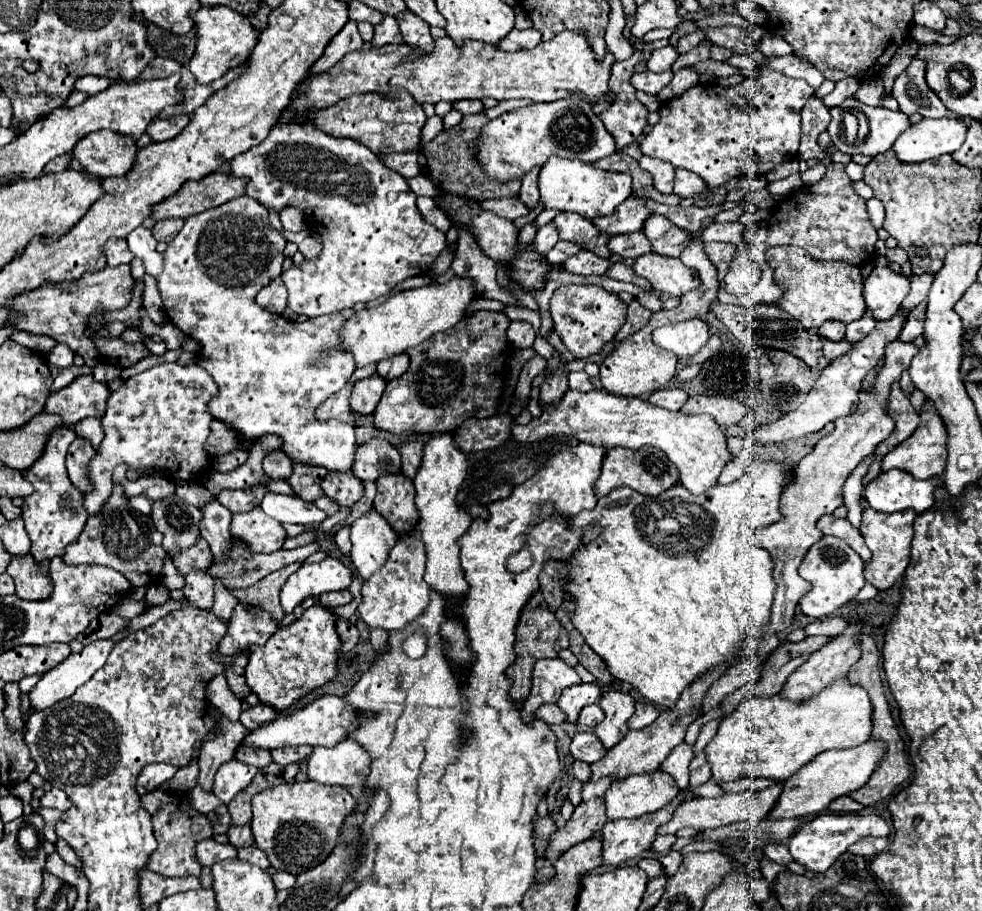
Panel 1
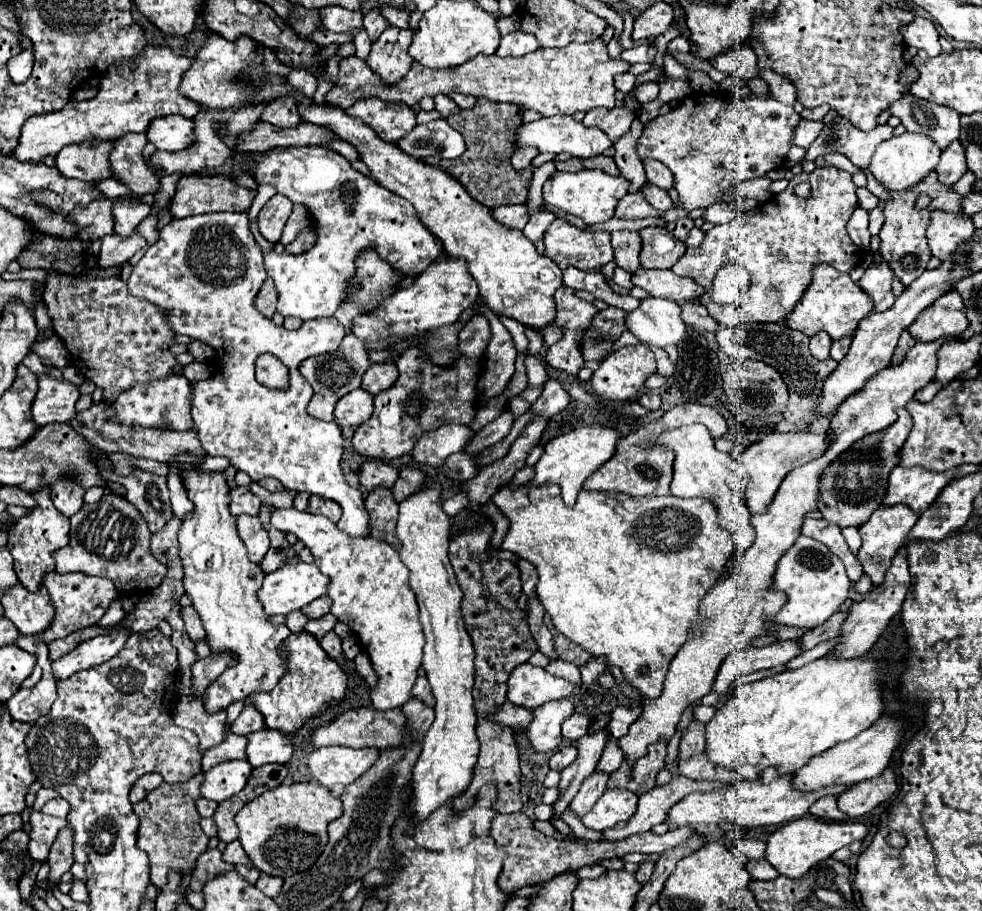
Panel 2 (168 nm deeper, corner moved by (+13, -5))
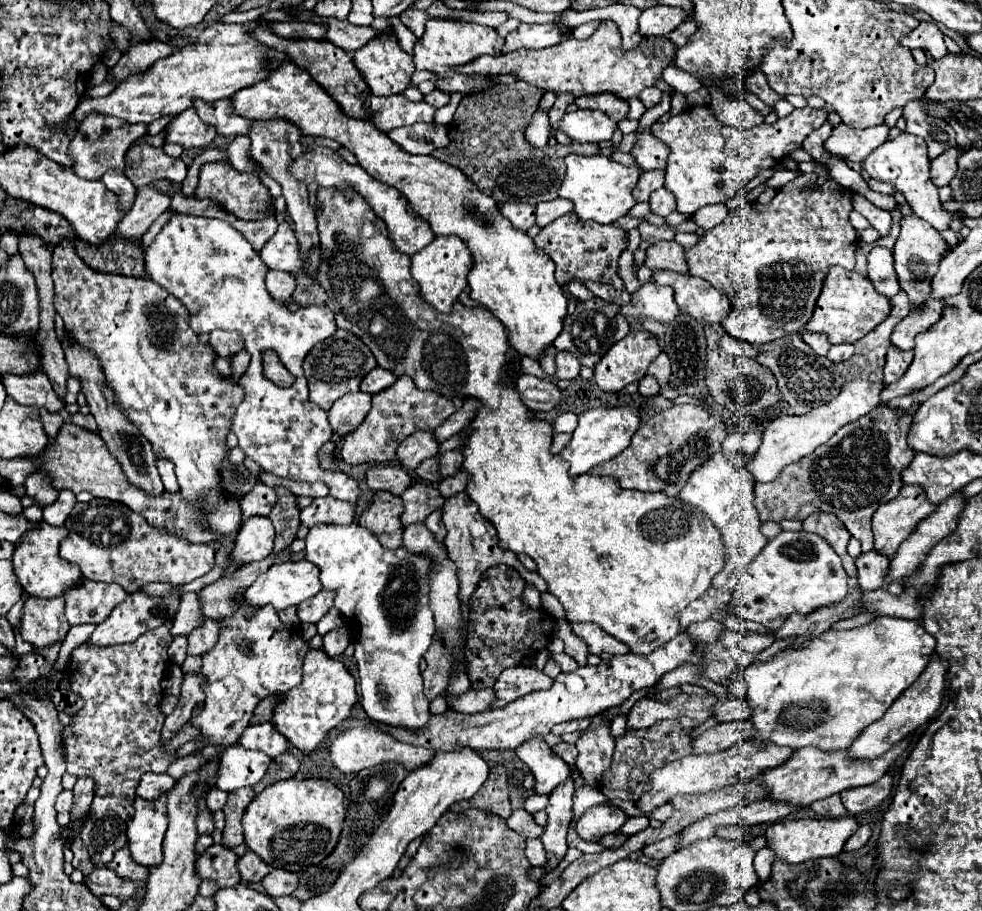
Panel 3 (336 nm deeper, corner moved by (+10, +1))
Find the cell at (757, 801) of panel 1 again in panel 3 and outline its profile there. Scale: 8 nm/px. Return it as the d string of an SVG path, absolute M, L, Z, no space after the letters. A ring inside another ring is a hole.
M905 737L901 743L893 745L887 753L879 755L877 759L871 761L863 761L863 759L855 759L847 753L847 749L841 751L821 751L817 747L801 747L793 753L793 757L789 757L789 761L785 761L785 765L779 765L777 769L767 769L765 773L761 773L761 777L757 777L755 781L765 785L771 791L771 799L775 801L789 801L797 807L807 807L817 799L829 797L833 793L841 793L845 789L853 789L853 787L861 787L861 785L871 785L875 781L879 781L889 765L909 747L911 737Z

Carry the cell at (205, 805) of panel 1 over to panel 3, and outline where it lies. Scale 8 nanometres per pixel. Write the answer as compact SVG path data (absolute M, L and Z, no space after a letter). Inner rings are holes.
M213 789L213 791L207 795L207 807L209 807L211 811L223 809L223 805L225 805L225 801L227 801L227 795L229 795L229 793L225 793L225 791L221 791L221 789Z

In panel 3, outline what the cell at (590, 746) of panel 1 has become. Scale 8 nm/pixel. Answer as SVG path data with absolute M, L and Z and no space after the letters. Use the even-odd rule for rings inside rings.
M559 743L559 745L555 745L553 747L553 753L555 755L559 755L569 767L573 767L575 765L575 759L577 759L577 749L575 749L575 745L569 745L569 743Z

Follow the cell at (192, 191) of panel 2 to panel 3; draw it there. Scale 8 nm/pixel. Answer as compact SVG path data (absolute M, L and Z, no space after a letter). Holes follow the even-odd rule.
M205 163L199 173L199 185L195 191L197 199L211 199L217 205L221 205L227 213L233 213L239 219L249 219L249 221L261 221L265 217L275 215L275 205L273 199L267 191L267 187L259 181L257 175L253 173L241 173L233 169L229 163ZM269 209L269 211L267 211Z

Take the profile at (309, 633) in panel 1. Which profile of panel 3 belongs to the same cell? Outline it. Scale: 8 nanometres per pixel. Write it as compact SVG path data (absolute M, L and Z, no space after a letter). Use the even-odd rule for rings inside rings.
M309 651L303 663L303 683L293 687L293 691L283 695L273 715L273 725L285 735L285 739L303 753L313 753L319 749L327 733L341 725L351 715L357 701L355 679L337 659L327 657L325 651Z

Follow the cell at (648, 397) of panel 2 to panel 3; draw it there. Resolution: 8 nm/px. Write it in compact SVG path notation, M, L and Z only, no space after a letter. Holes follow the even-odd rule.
M645 375L645 377L639 381L639 393L645 395L645 397L657 395L657 393L659 393L659 383L657 383L657 379L651 377L651 375Z

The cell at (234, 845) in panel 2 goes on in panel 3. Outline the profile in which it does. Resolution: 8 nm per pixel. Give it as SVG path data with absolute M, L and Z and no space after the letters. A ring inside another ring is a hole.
M249 851L247 855L243 855L237 863L239 867L239 873L241 873L241 879L247 881L247 883L261 883L263 877L271 871L263 861L261 857L257 857L253 851Z

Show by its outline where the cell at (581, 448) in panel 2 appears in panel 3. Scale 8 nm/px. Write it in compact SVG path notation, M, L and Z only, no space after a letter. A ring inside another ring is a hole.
M599 407L579 415L579 427L573 431L571 443L561 451L561 457L571 463L571 477L583 475L595 465L609 461L629 447L633 433L639 429L639 411L635 407Z

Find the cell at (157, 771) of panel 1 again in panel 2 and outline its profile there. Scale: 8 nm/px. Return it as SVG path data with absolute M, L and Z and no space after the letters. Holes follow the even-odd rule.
M146 773L142 775L134 785L132 785L132 791L130 791L130 803L138 803L142 797L146 797L150 791L154 791L156 787L160 787L162 783L162 775L158 773Z

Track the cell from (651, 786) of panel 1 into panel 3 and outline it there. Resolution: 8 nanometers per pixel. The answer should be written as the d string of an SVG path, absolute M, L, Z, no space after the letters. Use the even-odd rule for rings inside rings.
M595 805L587 809L577 821L577 835L585 841L597 843L603 835L615 833L625 823L627 815L613 805Z

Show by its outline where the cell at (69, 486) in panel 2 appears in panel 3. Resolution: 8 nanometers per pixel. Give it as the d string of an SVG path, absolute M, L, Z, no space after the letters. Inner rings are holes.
M61 491L59 499L55 503L43 507L43 521L49 525L55 525L55 527L63 525L75 503L77 501L75 501L75 495L71 491Z

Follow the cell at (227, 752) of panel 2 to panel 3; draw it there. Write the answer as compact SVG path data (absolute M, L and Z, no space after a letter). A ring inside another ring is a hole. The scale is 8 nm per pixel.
M199 753L199 755L187 755L187 757L181 757L181 759L173 761L173 763L169 765L167 773L169 773L173 779L179 779L179 777L183 777L183 775L189 773L189 771L199 769L201 763L205 763L205 761L207 761L207 759L203 757L203 753Z

